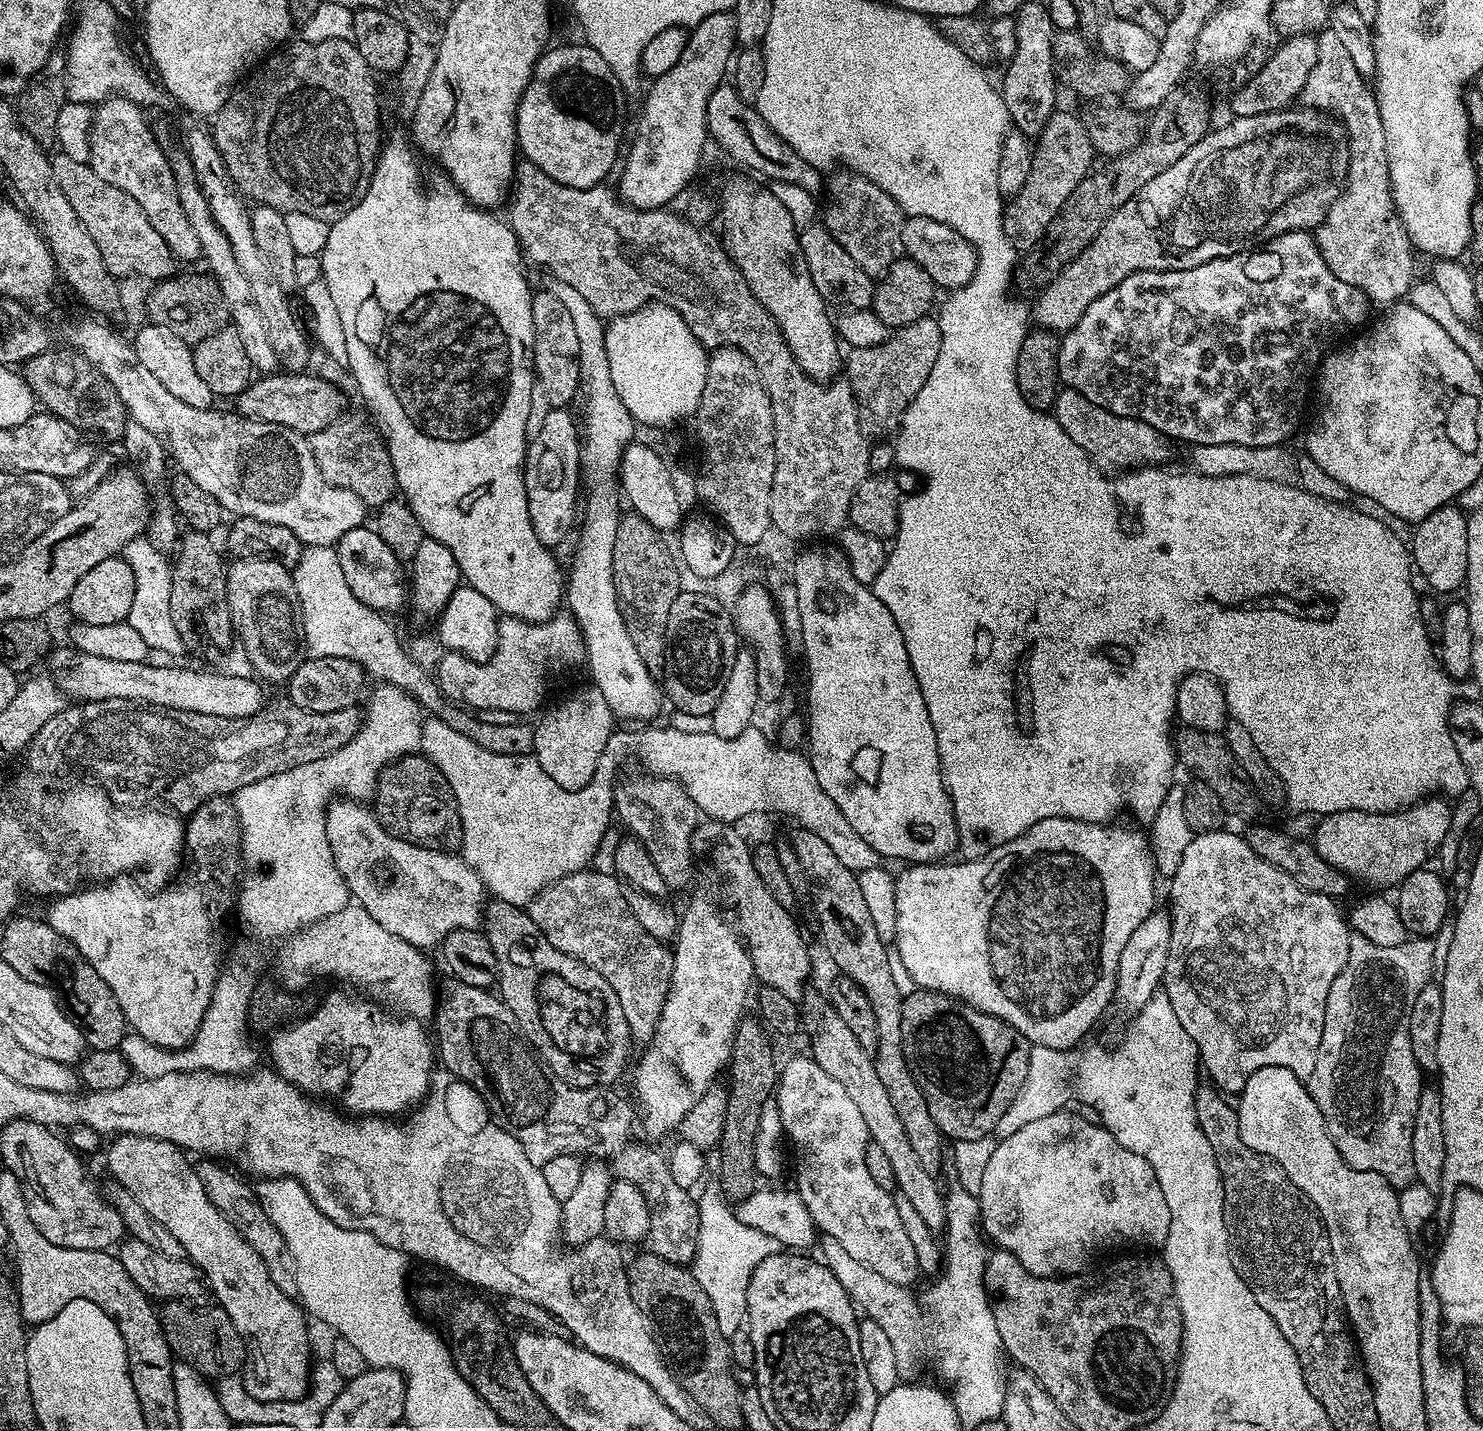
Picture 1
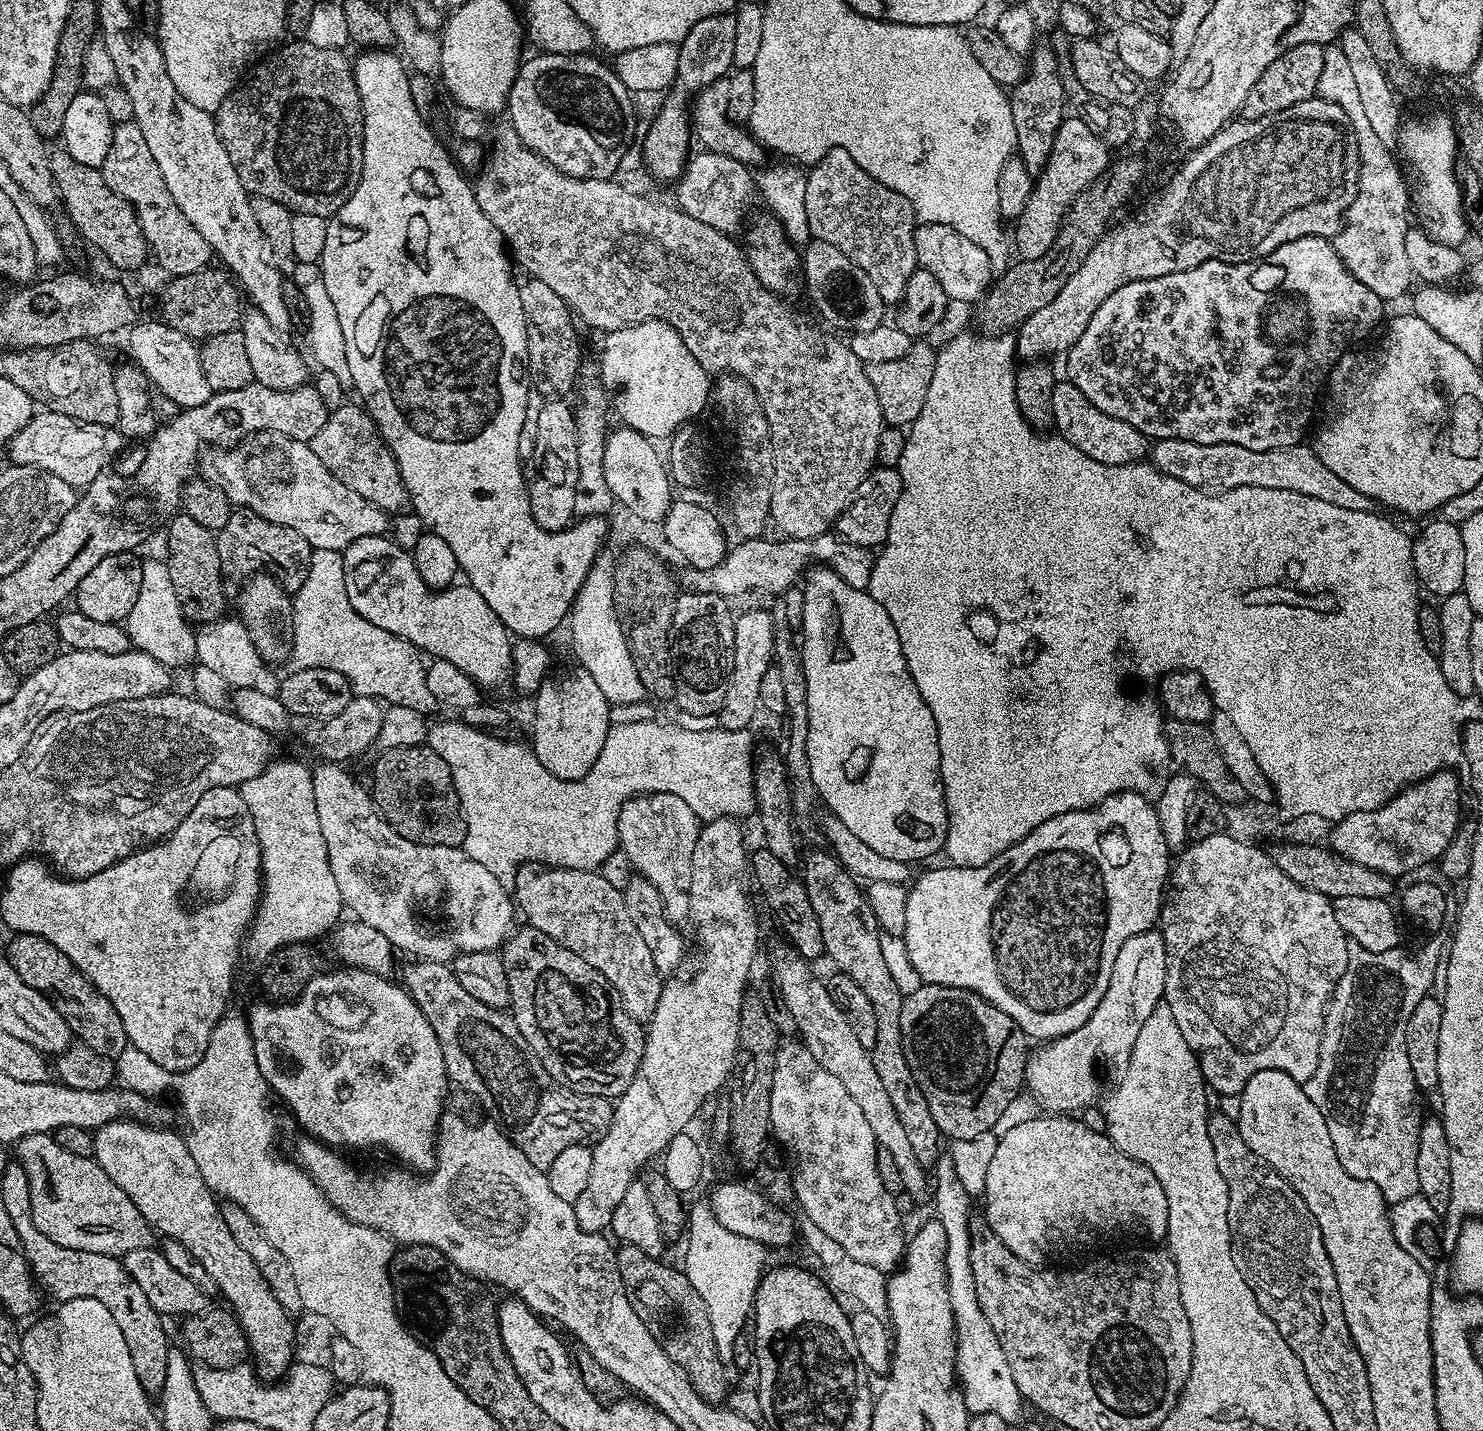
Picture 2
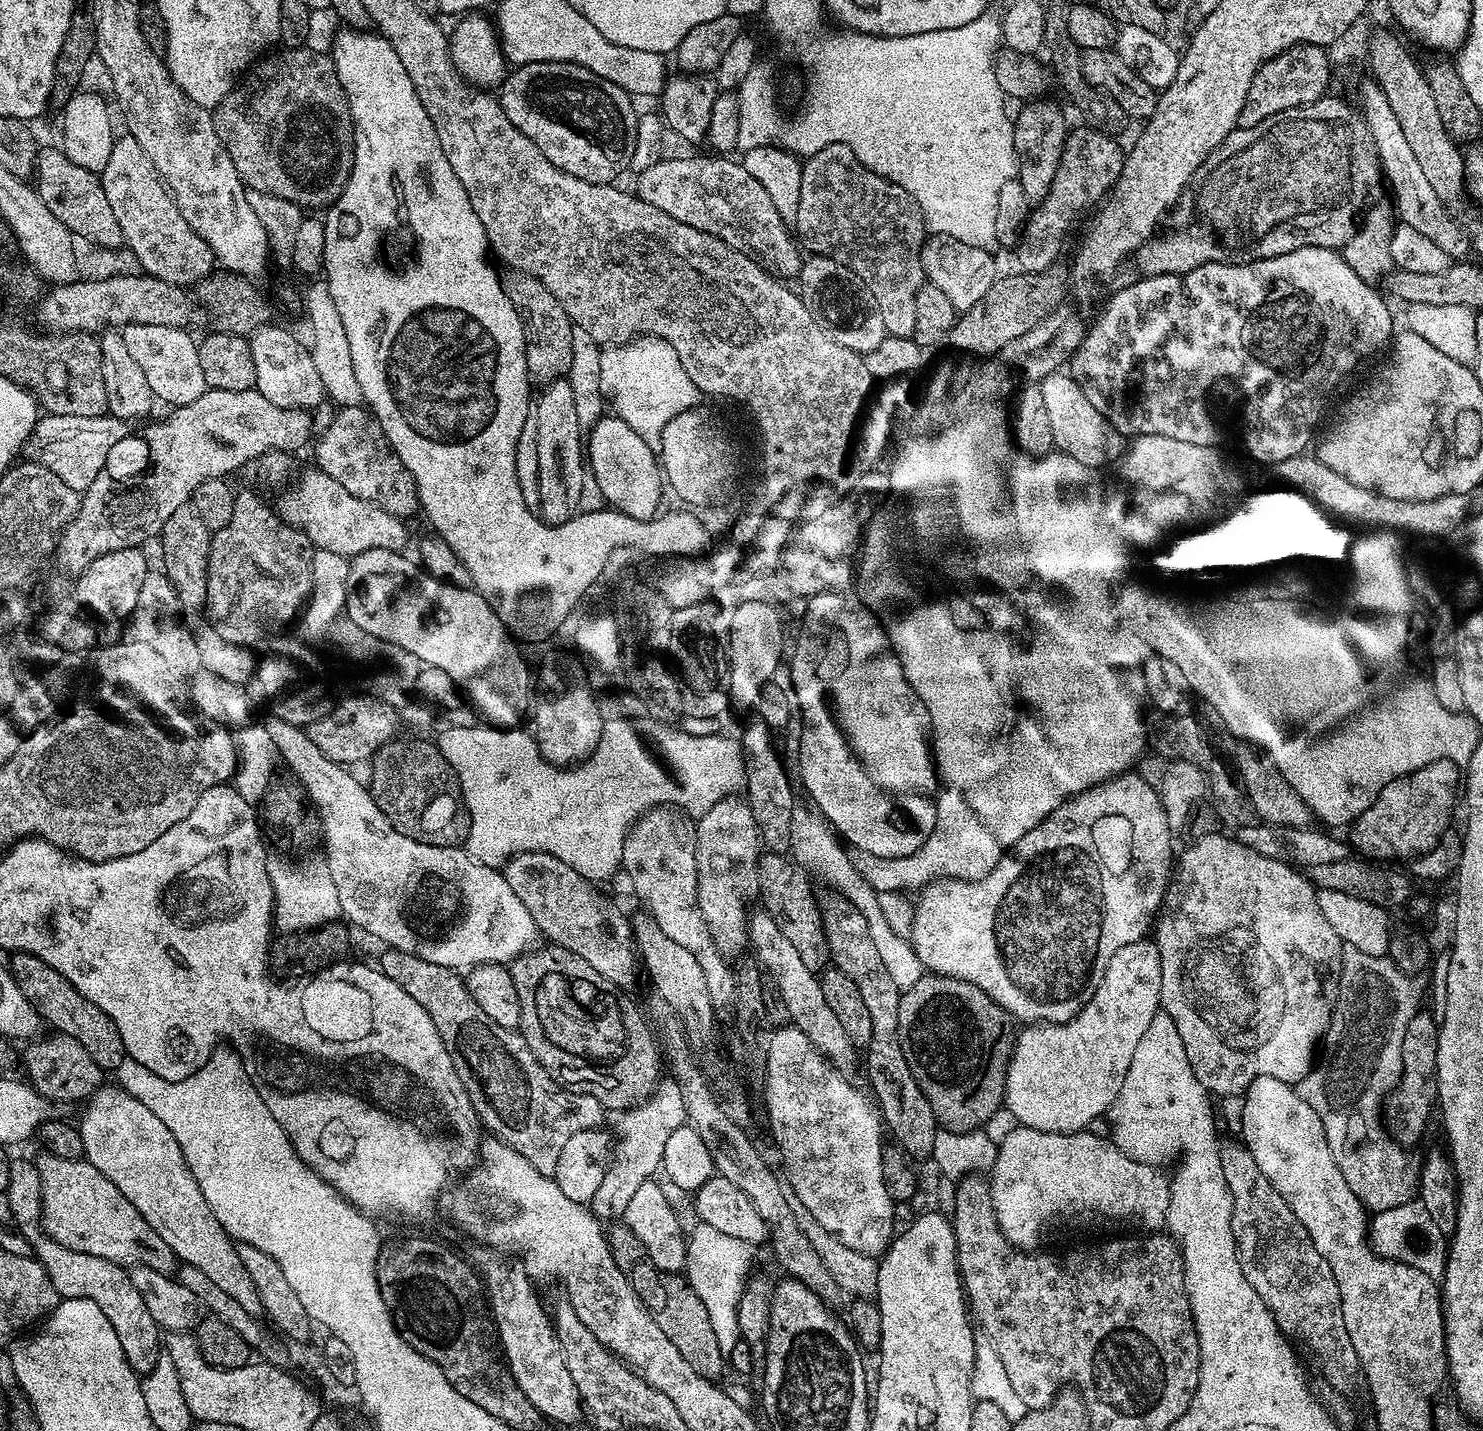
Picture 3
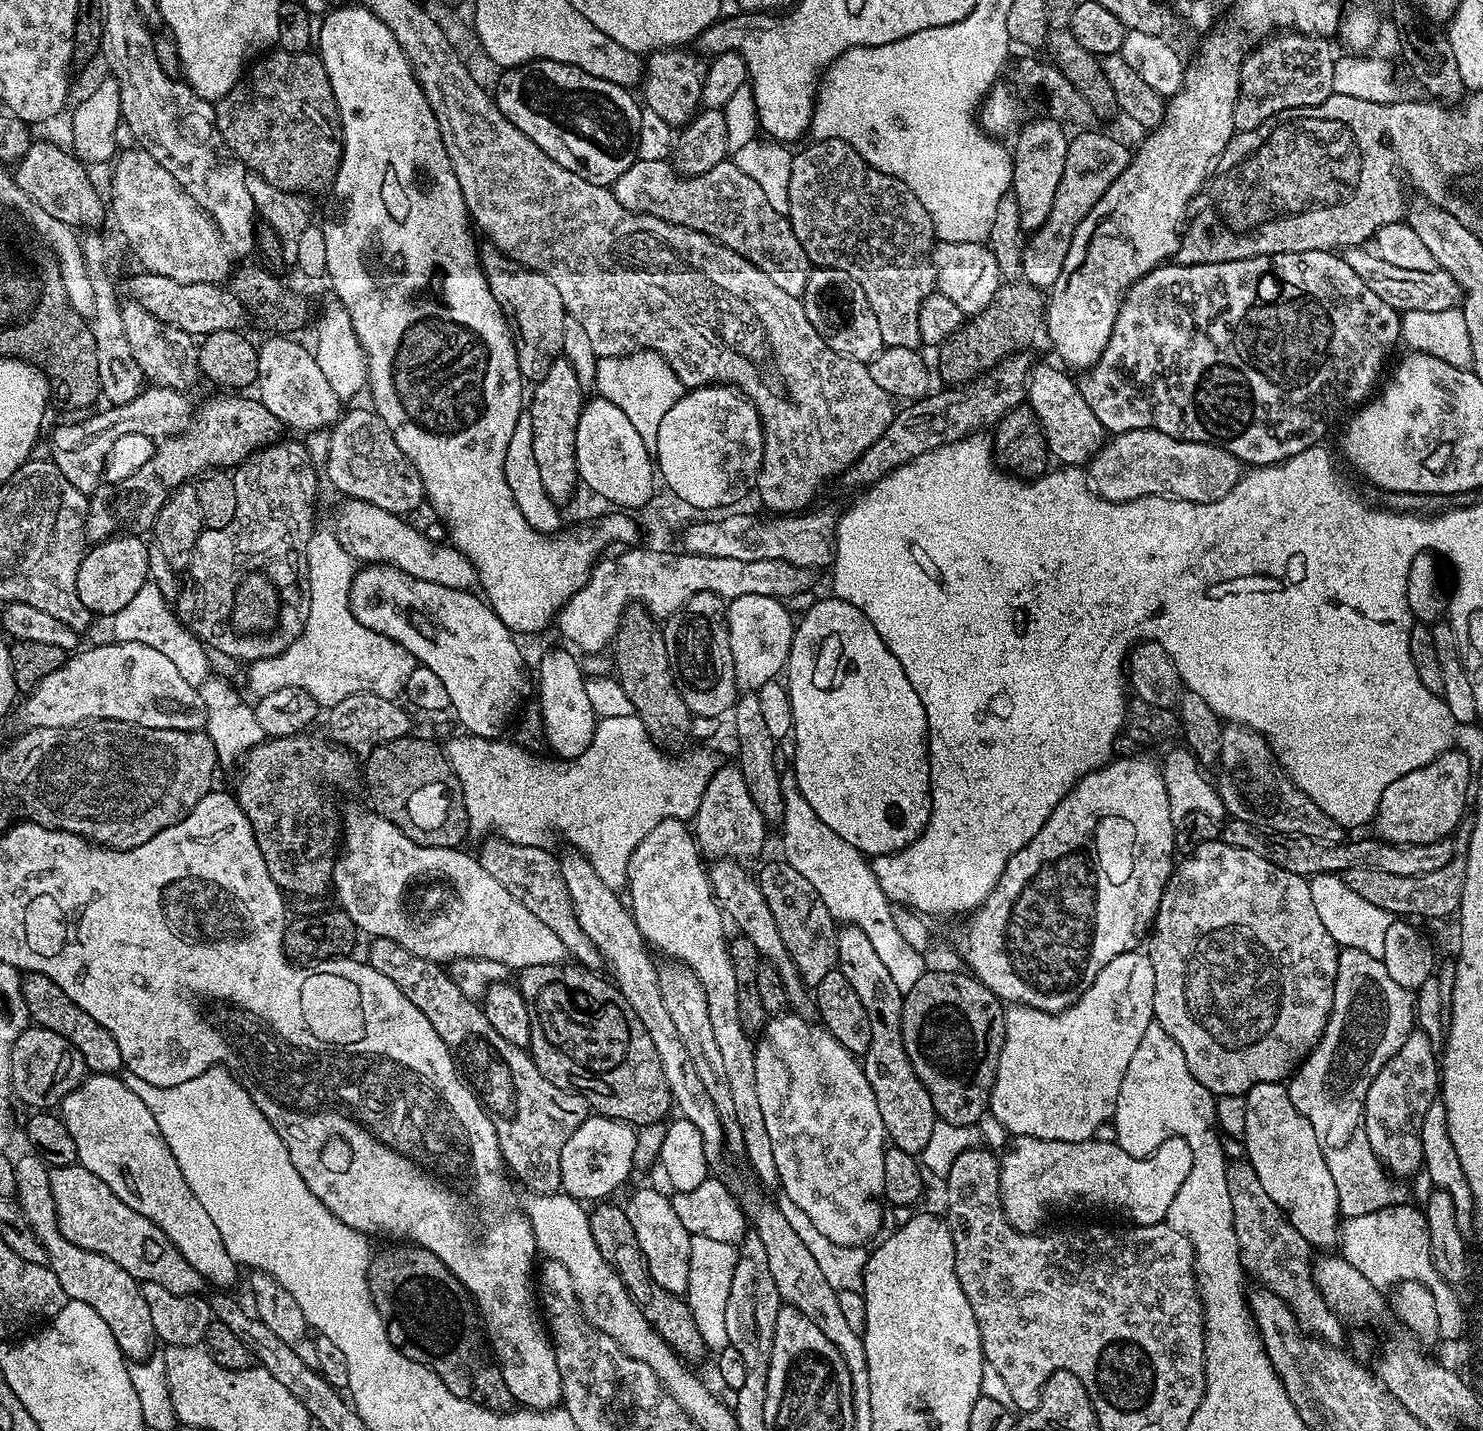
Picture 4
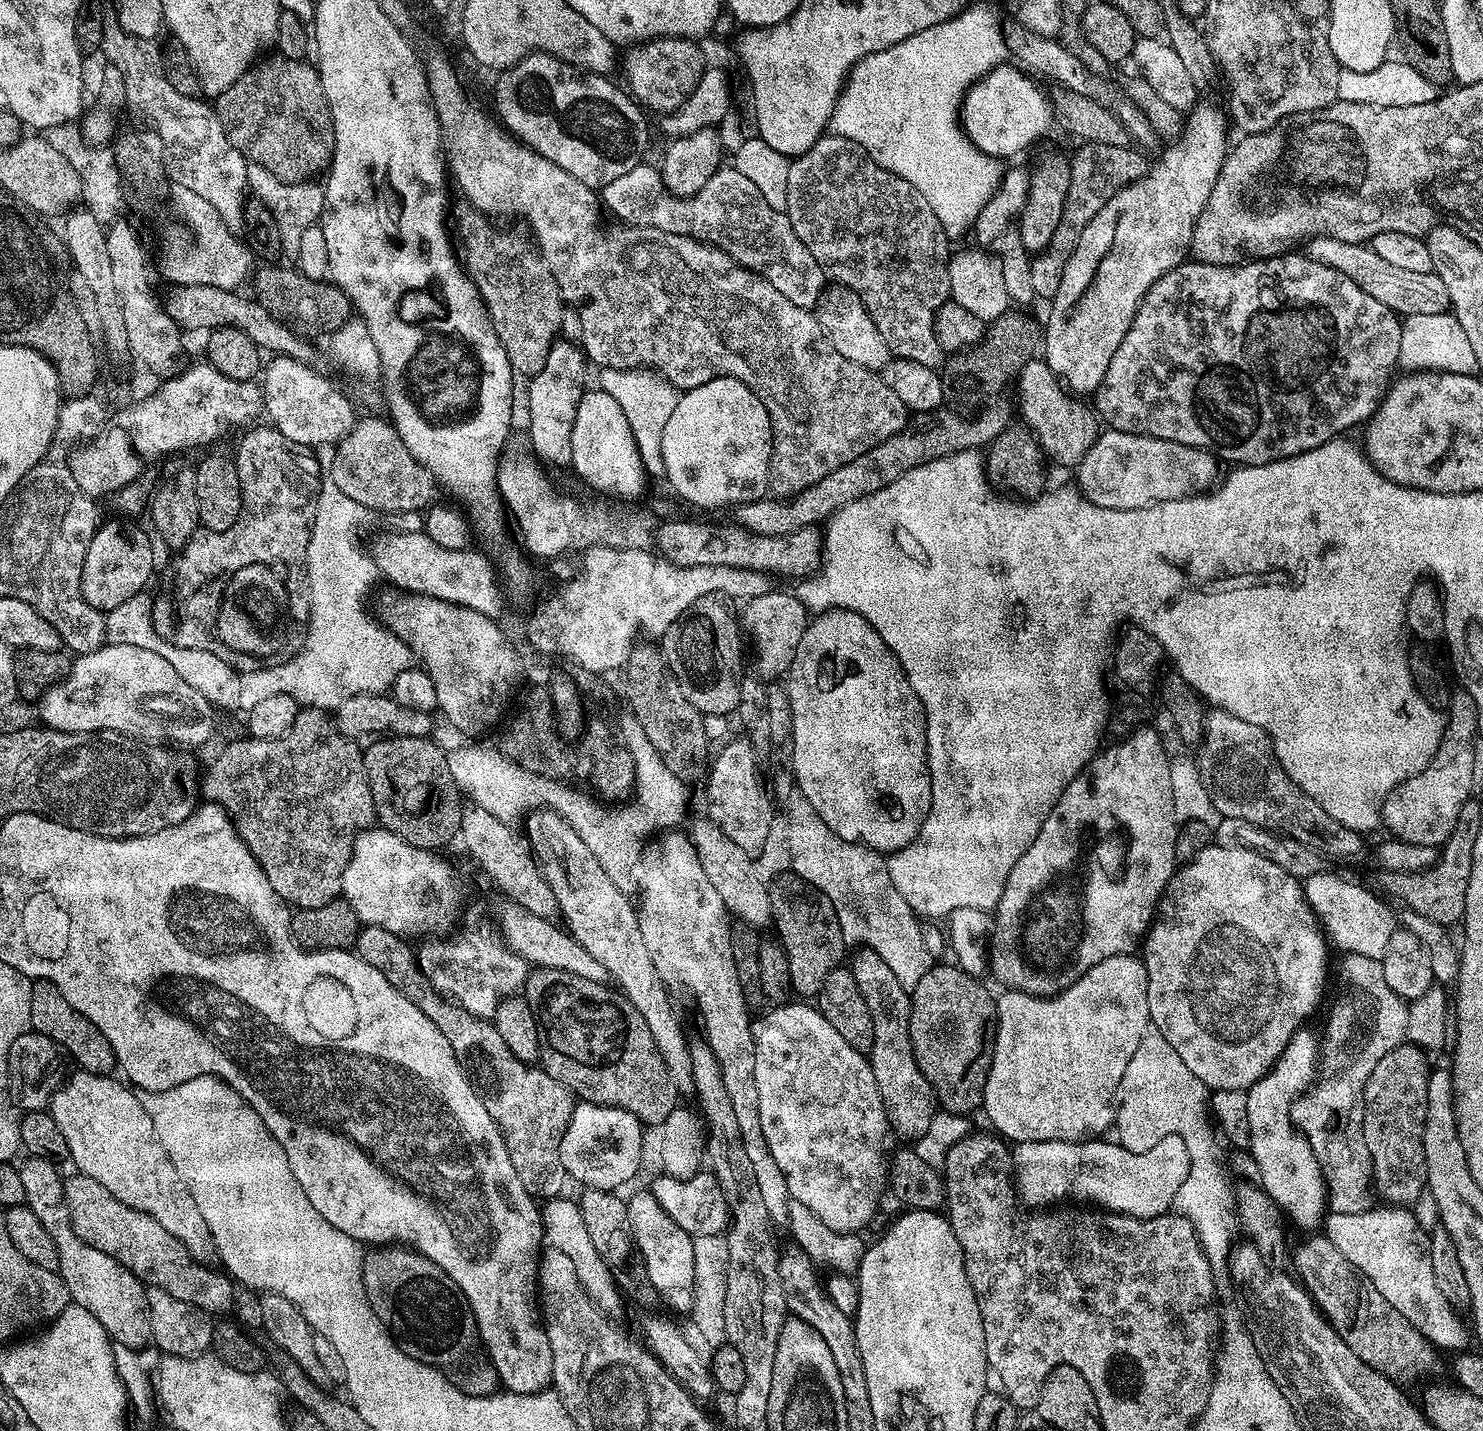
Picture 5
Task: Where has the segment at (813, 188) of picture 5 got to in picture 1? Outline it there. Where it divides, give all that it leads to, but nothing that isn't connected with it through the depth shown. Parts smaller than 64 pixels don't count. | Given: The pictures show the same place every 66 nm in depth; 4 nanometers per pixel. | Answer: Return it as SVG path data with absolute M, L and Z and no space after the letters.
M836 170L831 173L832 181L827 181L828 209L823 209L822 223L829 234L862 266L864 273L873 278L880 278L888 269L901 259L904 243L902 242L902 226L906 219L898 202L874 182L865 176L857 176L847 170Z

